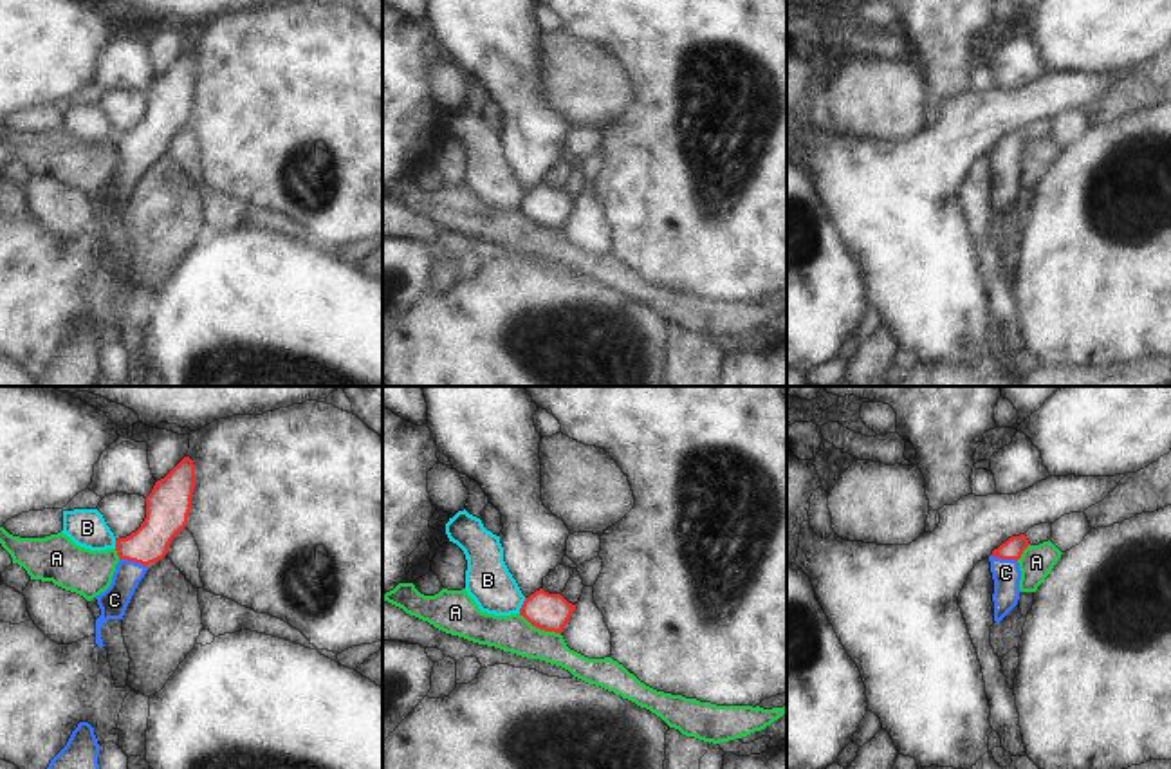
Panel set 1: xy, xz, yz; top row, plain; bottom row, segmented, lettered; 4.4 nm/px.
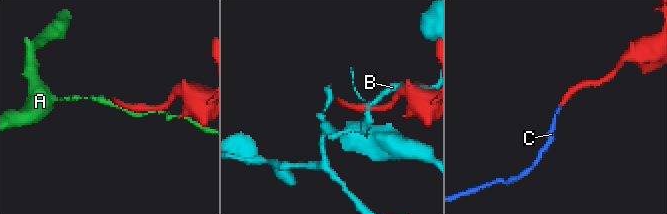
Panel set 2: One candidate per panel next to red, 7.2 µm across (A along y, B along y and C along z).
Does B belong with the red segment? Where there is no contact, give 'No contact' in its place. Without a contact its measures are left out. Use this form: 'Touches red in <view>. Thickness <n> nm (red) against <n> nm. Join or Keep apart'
Touches red in xz. Thickness 170 nm (red) against 200 nm. Keep apart.

